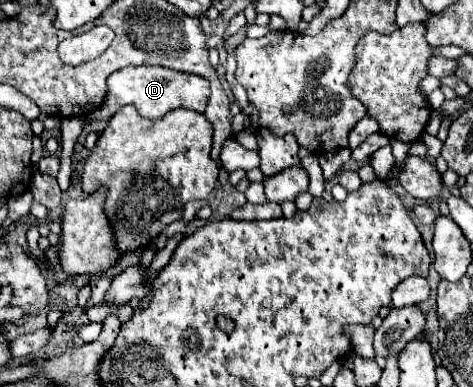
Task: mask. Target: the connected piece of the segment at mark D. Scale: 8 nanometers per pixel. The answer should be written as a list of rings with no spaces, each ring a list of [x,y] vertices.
[[[129,66],[129,68],[117,70],[107,78],[107,86],[109,90],[105,96],[105,104],[97,112],[93,112],[91,116],[93,120],[111,118],[125,104],[133,104],[137,112],[149,120],[161,118],[163,114],[175,108],[189,108],[195,112],[205,112],[207,98],[209,98],[209,82],[205,78],[183,74],[171,68],[159,68],[159,66]]]

